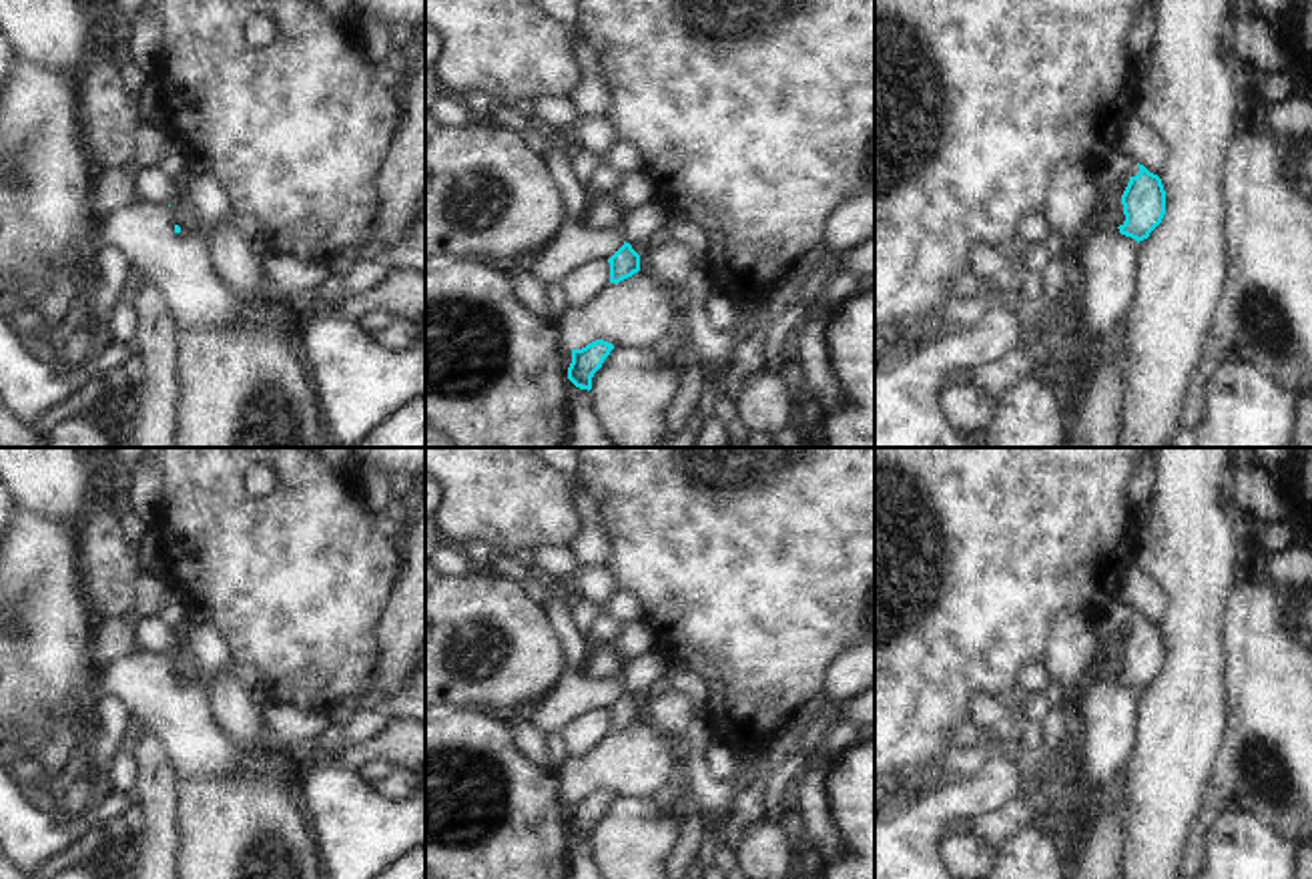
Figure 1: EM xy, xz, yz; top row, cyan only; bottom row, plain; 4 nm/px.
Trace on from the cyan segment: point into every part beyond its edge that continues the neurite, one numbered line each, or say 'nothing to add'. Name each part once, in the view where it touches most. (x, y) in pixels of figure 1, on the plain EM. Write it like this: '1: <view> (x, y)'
nothing to add

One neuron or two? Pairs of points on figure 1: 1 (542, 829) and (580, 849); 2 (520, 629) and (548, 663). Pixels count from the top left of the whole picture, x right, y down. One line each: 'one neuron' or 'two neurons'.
1: two neurons
2: one neuron

